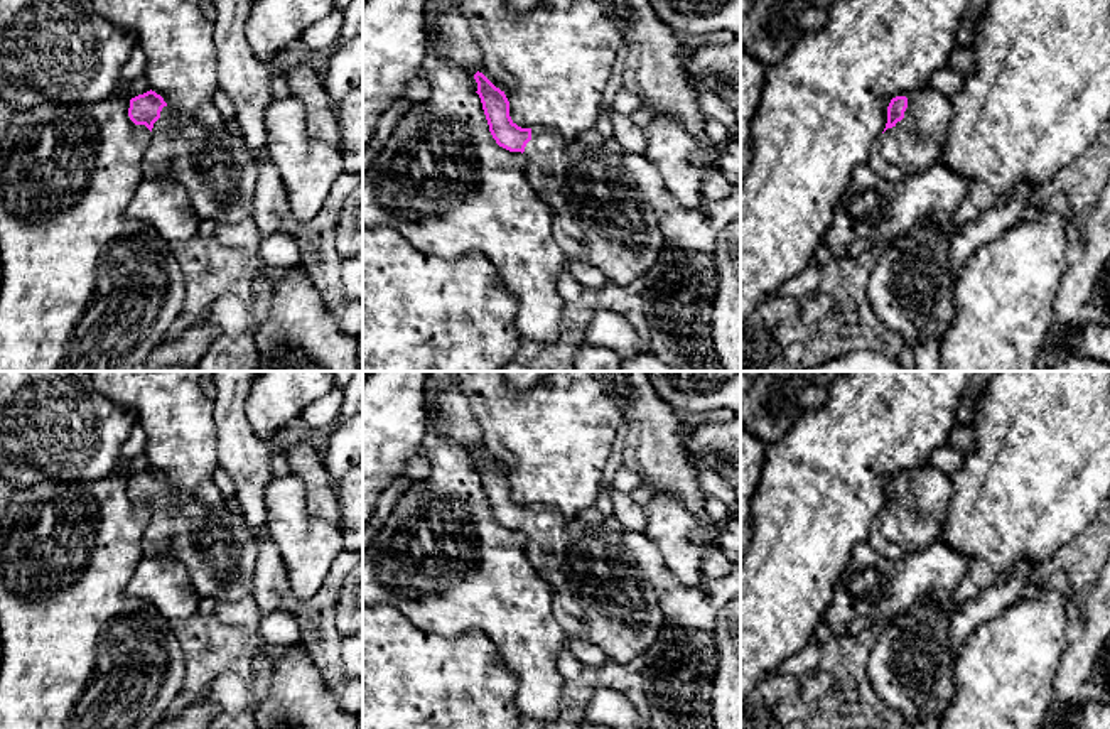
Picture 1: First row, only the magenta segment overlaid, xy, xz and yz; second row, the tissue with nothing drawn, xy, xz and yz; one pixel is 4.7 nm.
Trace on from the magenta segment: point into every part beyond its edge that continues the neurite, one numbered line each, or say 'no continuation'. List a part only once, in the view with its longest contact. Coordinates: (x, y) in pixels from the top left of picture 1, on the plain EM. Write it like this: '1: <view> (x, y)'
1: yz (915, 522)

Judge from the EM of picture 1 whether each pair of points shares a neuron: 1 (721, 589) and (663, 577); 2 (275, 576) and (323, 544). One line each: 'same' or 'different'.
1: same
2: different

